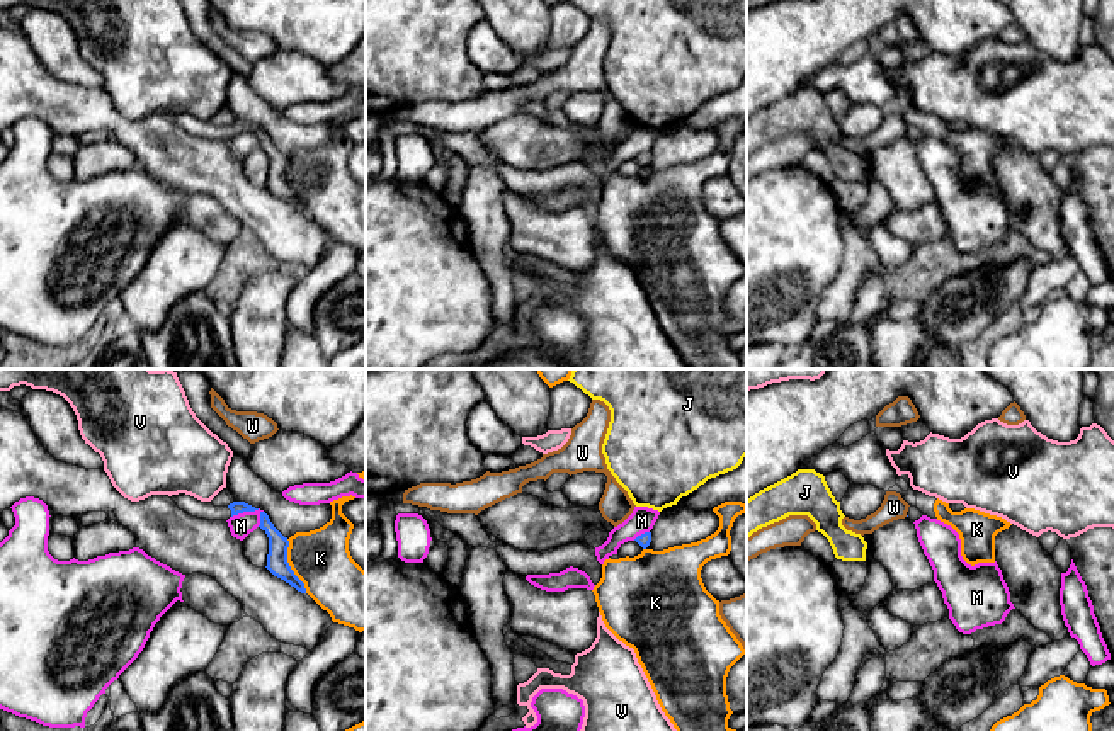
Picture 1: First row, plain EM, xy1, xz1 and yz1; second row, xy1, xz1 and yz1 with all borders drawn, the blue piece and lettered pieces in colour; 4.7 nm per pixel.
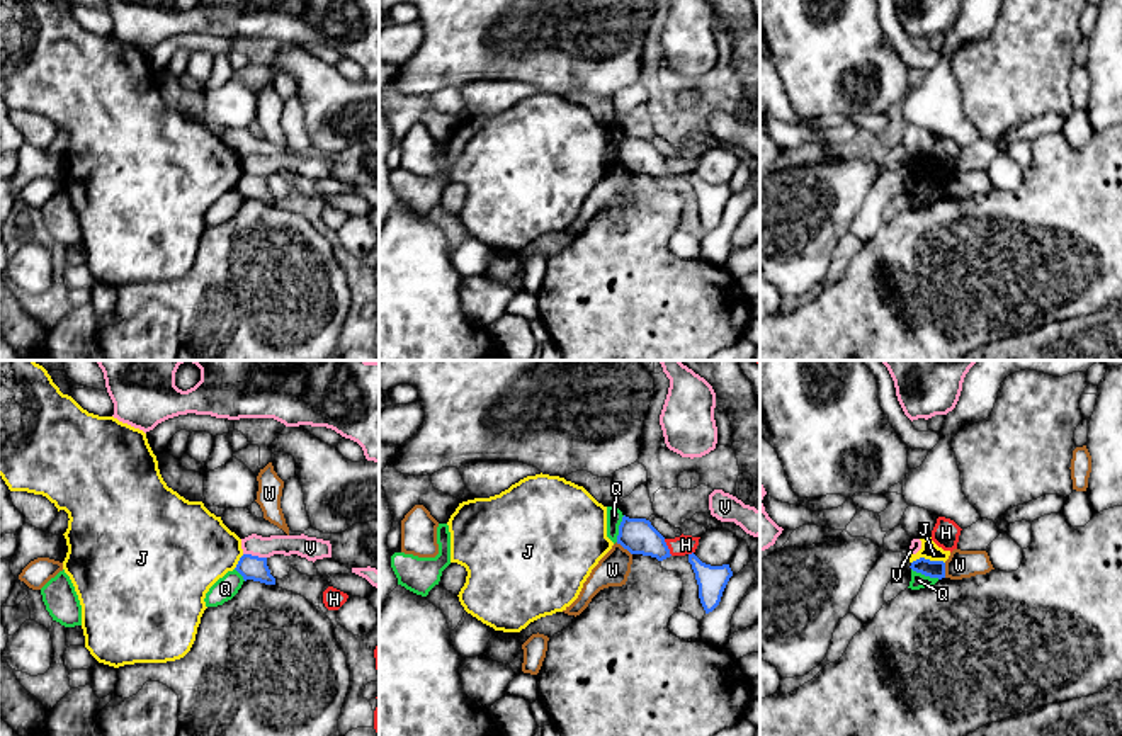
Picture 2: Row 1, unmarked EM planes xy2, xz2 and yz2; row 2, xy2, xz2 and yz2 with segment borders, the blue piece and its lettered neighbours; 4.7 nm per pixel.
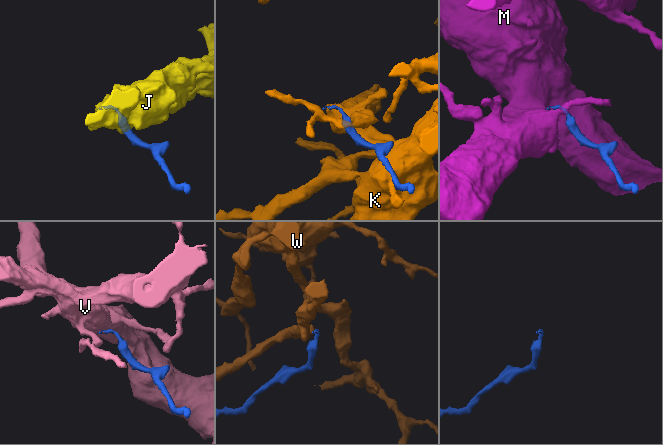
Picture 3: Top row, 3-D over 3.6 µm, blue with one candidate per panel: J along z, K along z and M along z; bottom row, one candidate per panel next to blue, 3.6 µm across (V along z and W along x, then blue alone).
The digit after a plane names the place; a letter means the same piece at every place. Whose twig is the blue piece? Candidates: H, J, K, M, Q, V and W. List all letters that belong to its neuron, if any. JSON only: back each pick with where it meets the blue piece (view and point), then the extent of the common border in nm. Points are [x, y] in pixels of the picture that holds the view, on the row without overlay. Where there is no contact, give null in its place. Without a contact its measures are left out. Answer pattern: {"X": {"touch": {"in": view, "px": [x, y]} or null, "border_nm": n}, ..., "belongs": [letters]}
{"belongs": []}

